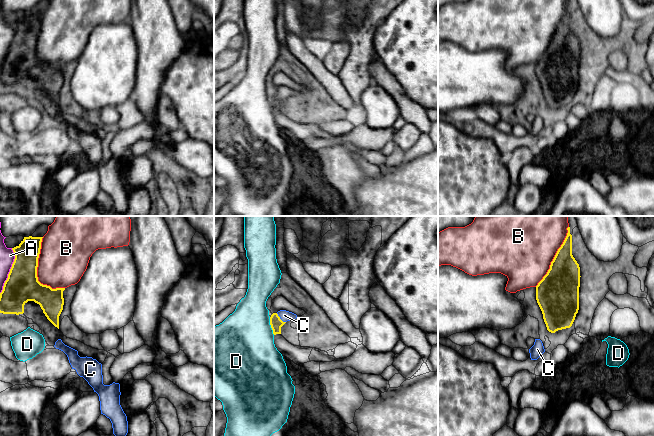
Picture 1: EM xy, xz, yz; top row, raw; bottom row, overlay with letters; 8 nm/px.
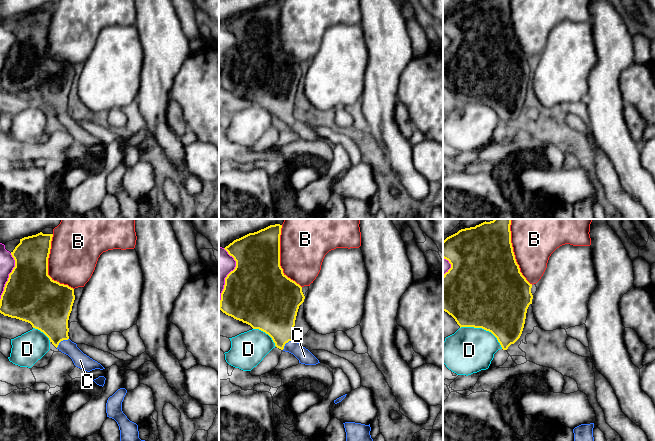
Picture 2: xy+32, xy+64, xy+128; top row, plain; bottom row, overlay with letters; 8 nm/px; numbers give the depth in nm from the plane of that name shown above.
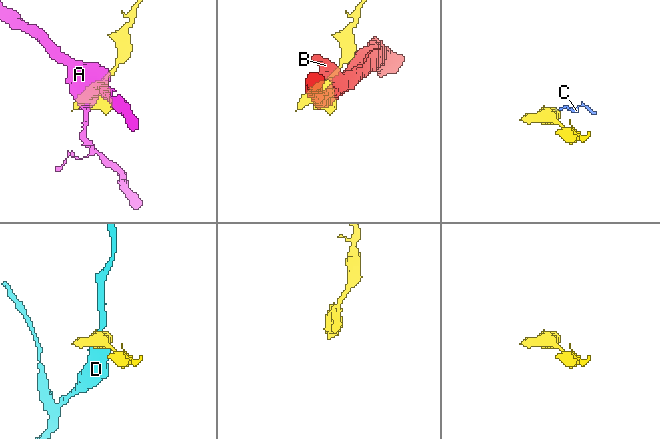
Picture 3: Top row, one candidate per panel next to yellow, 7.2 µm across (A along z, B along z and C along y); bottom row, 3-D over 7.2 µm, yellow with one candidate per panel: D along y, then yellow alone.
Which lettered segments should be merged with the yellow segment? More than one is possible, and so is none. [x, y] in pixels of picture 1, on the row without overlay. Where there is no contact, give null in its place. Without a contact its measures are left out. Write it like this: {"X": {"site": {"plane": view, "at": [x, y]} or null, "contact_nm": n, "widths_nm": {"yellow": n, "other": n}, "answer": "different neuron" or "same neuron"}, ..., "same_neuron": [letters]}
{"A": {"site": {"plane": "xy", "at": [10, 47]}, "contact_nm": 380, "widths_nm": {"yellow": 260, "other": 120}, "answer": "different neuron"}, "B": {"site": {"plane": "xy", "at": [36, 48]}, "contact_nm": 460, "widths_nm": {"yellow": 260, "other": 400}, "answer": "different neuron"}, "C": {"site": {"plane": "xz", "at": [279, 94]}, "contact_nm": 110, "widths_nm": {"yellow": 100, "other": 90}, "answer": "same neuron"}, "D": {"site": {"plane": "xz", "at": [271, 102]}, "contact_nm": 150, "widths_nm": {"yellow": 100, "other": 480}, "answer": "different neuron"}, "same_neuron": ["C"]}

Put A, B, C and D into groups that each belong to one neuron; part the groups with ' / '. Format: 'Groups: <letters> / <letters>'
Groups: A / B / C / D

